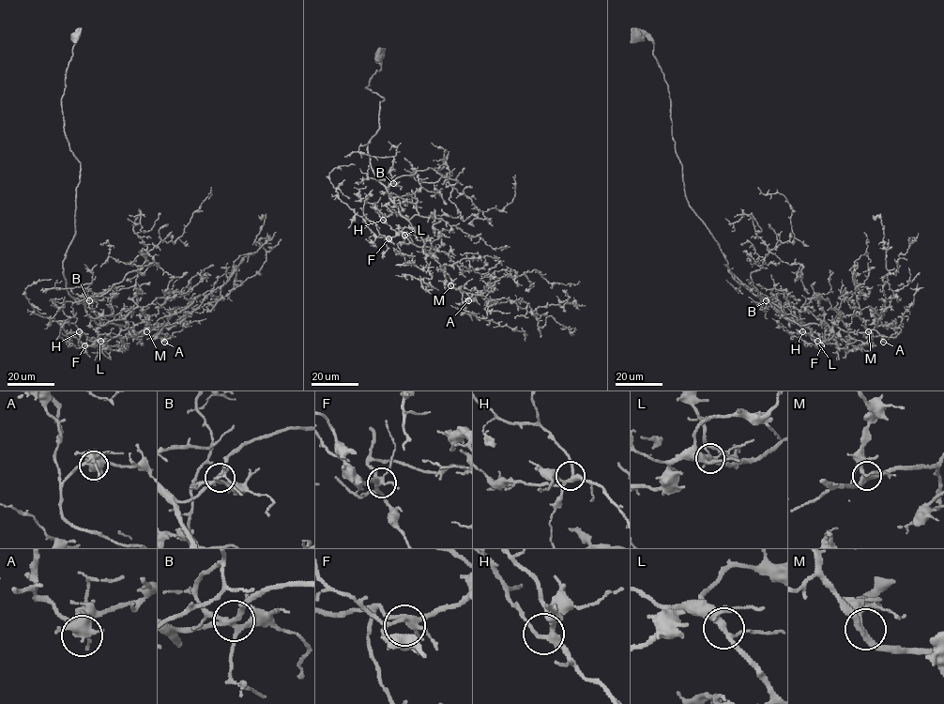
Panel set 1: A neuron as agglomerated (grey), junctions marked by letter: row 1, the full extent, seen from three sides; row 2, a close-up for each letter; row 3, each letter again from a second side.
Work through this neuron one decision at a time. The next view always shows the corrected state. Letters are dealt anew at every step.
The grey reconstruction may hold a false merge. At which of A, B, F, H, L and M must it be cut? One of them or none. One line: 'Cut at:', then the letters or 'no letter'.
Cut at: no letter

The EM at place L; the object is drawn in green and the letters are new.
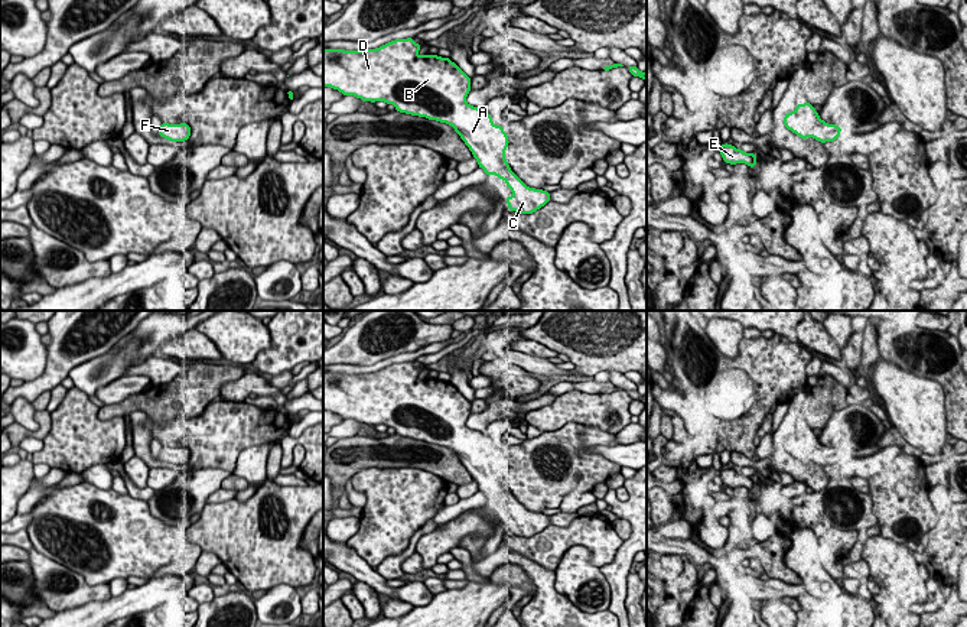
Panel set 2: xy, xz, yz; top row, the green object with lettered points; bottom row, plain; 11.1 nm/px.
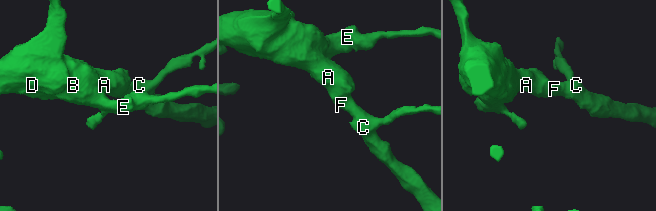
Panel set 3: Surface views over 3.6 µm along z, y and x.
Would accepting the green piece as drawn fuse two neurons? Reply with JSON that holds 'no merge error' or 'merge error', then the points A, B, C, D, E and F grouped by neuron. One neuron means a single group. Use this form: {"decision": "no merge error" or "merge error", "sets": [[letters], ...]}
{"decision": "no merge error", "sets": [["A", "B", "C", "D", "E", "F"]]}

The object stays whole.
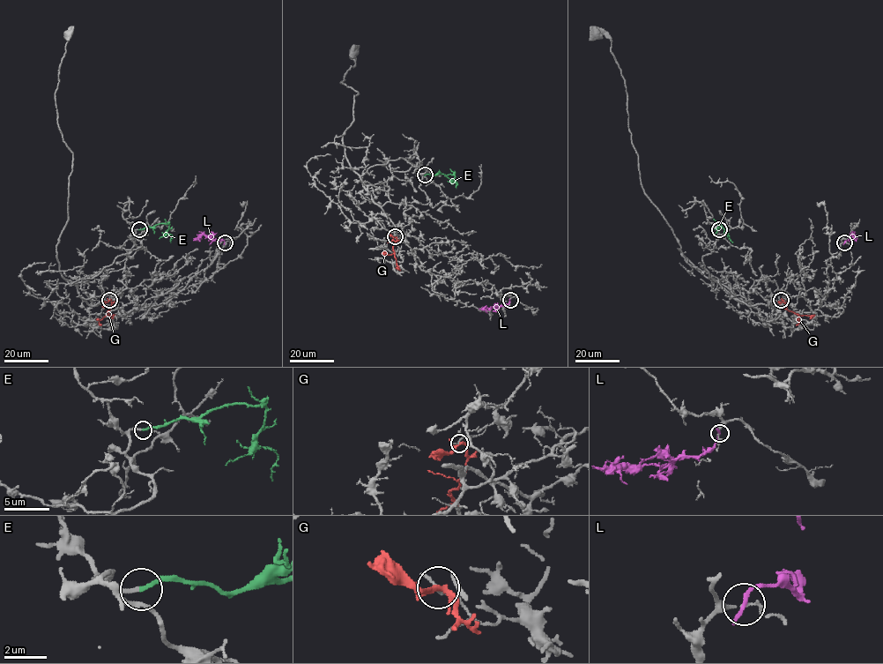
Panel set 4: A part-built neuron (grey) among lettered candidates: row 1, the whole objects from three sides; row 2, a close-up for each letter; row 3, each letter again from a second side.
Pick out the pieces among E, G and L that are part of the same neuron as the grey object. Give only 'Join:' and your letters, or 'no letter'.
Join: E

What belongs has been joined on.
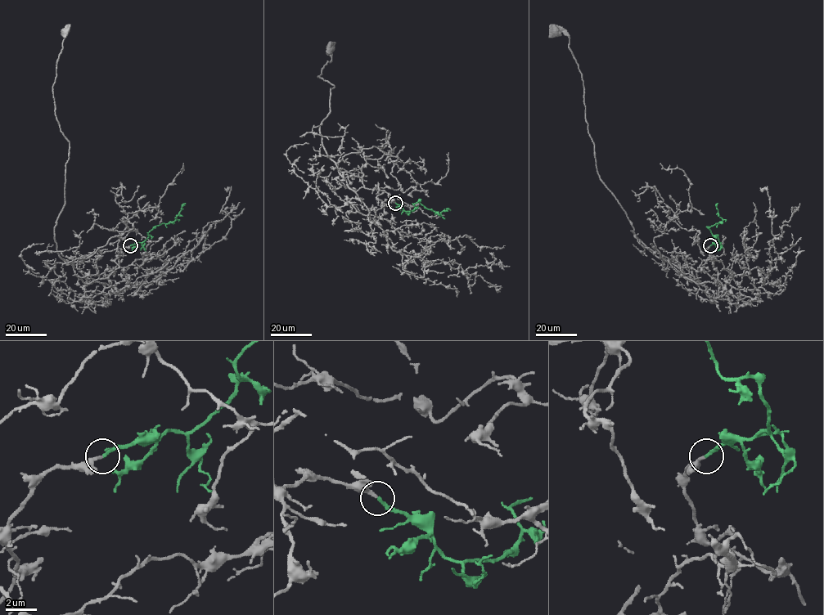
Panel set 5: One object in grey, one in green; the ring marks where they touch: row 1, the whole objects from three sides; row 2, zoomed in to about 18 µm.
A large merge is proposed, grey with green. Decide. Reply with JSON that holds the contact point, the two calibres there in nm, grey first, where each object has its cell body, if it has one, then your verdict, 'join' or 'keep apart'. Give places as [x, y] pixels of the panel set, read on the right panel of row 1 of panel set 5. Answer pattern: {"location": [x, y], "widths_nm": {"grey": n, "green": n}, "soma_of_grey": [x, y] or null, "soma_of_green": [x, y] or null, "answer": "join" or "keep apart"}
{"location": [710, 245], "widths_nm": {"grey": 200, "green": 190}, "soma_of_grey": [555, 32], "soma_of_green": null, "answer": "join"}

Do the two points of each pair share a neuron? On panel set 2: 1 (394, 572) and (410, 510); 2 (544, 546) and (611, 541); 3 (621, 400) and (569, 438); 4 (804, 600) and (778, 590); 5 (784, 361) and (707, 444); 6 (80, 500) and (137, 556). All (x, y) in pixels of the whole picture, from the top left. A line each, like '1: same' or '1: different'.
1: different
2: same
3: different
4: different
5: same
6: same

